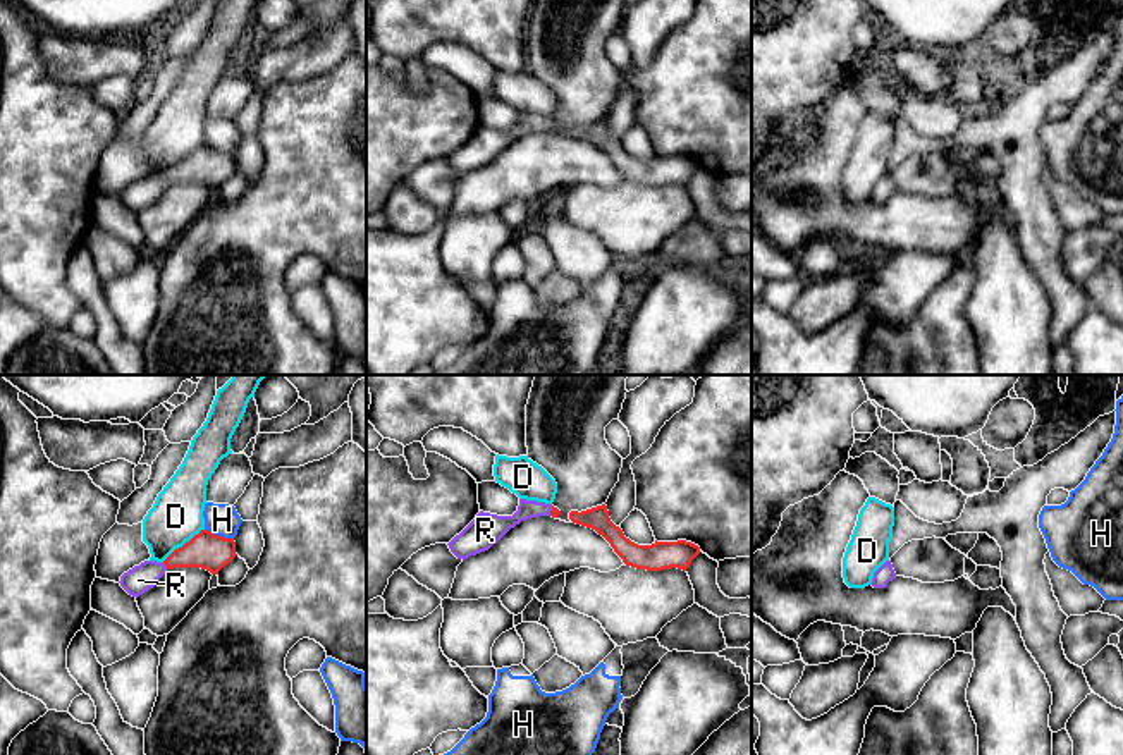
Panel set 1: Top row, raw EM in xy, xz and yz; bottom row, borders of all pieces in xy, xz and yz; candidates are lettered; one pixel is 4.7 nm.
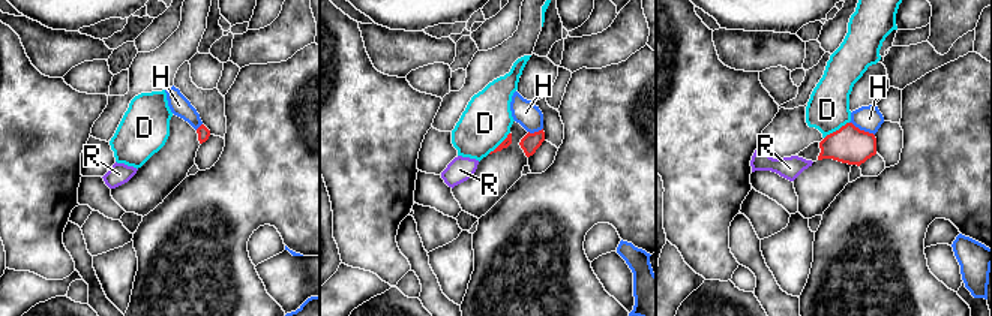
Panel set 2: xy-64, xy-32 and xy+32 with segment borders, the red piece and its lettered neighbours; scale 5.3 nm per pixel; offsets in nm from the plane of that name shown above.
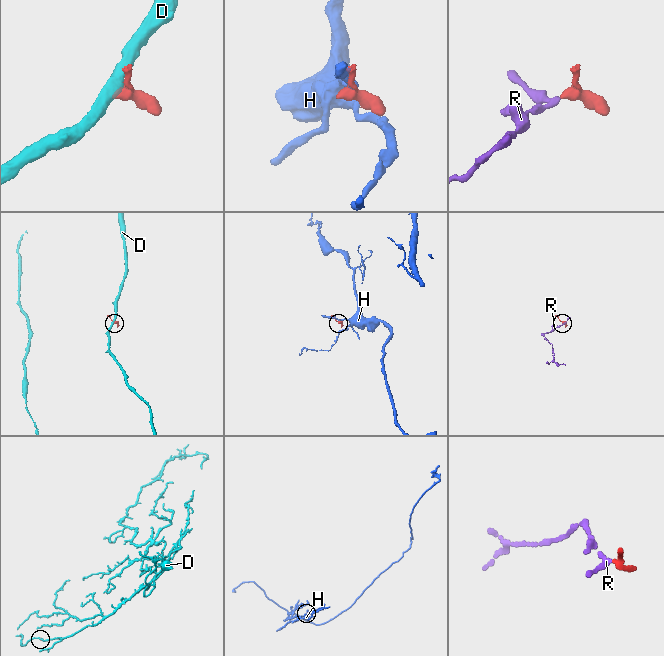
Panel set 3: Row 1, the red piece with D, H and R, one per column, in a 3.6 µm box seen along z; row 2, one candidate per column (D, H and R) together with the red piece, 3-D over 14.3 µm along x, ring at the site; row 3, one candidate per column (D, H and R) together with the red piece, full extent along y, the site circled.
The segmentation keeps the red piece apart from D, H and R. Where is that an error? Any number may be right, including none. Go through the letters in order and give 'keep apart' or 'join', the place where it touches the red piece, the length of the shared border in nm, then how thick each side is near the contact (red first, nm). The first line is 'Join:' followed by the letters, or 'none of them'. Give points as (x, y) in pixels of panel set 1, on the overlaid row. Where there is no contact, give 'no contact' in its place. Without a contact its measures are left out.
Join: R
D: keep apart | xy (184, 544) | 260 nm | 170/240 nm
H: keep apart | xy (217, 535) | 140 nm | 170/150 nm
R: join | xy (165, 566) | 40 nm | 170/130 nm

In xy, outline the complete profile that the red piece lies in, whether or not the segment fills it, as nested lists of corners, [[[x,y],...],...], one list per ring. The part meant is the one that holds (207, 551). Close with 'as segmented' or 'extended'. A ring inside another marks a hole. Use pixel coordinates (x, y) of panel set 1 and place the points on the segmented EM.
[[[201,530],[182,547],[175,549],[163,562],[144,561],[124,573],[119,583],[129,595],[138,598],[153,588],[169,569],[201,568],[212,574],[218,574],[236,556],[234,538],[224,538]]]; extended

